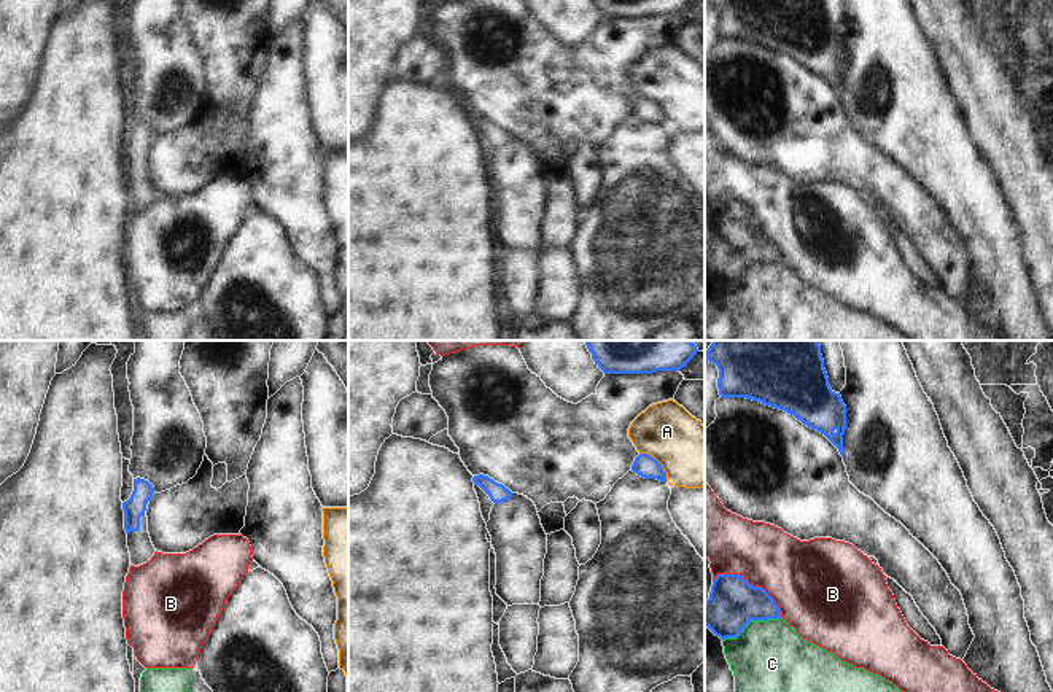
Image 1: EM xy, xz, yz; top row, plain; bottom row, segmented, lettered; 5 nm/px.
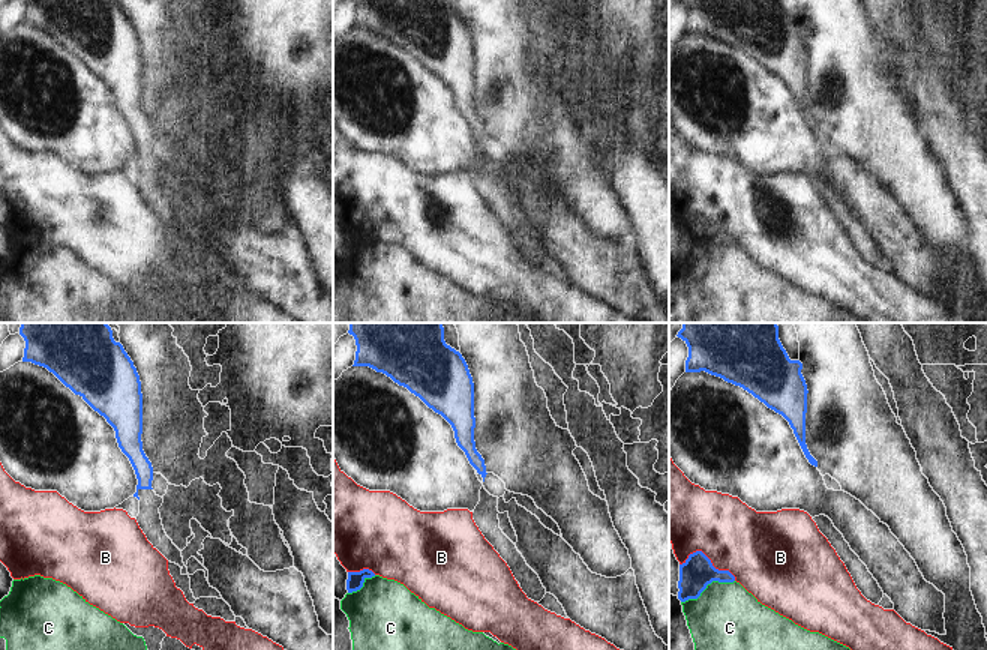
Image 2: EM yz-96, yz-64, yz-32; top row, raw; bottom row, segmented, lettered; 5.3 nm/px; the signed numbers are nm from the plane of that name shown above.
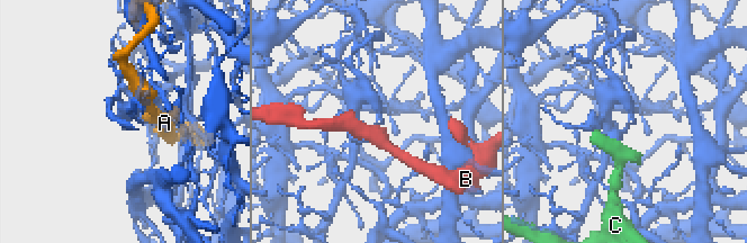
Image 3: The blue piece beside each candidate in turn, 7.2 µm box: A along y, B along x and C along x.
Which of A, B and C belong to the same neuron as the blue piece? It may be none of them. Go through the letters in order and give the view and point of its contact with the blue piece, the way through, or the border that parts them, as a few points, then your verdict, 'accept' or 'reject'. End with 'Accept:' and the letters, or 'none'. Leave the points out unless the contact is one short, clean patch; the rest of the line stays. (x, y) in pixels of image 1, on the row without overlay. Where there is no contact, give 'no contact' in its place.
A: contact xz (659, 107); reject
B: contact yz (753, 229); reject
C: contact yz (751, 263); reject
Accept: none

